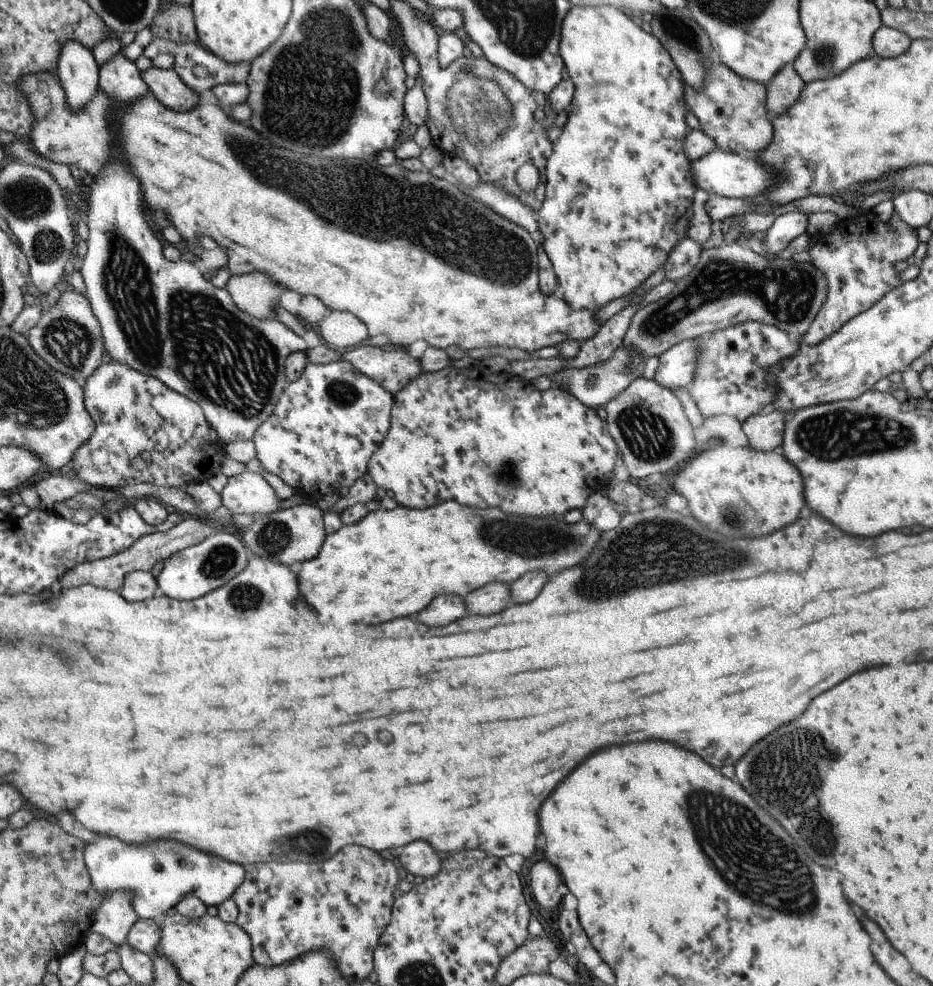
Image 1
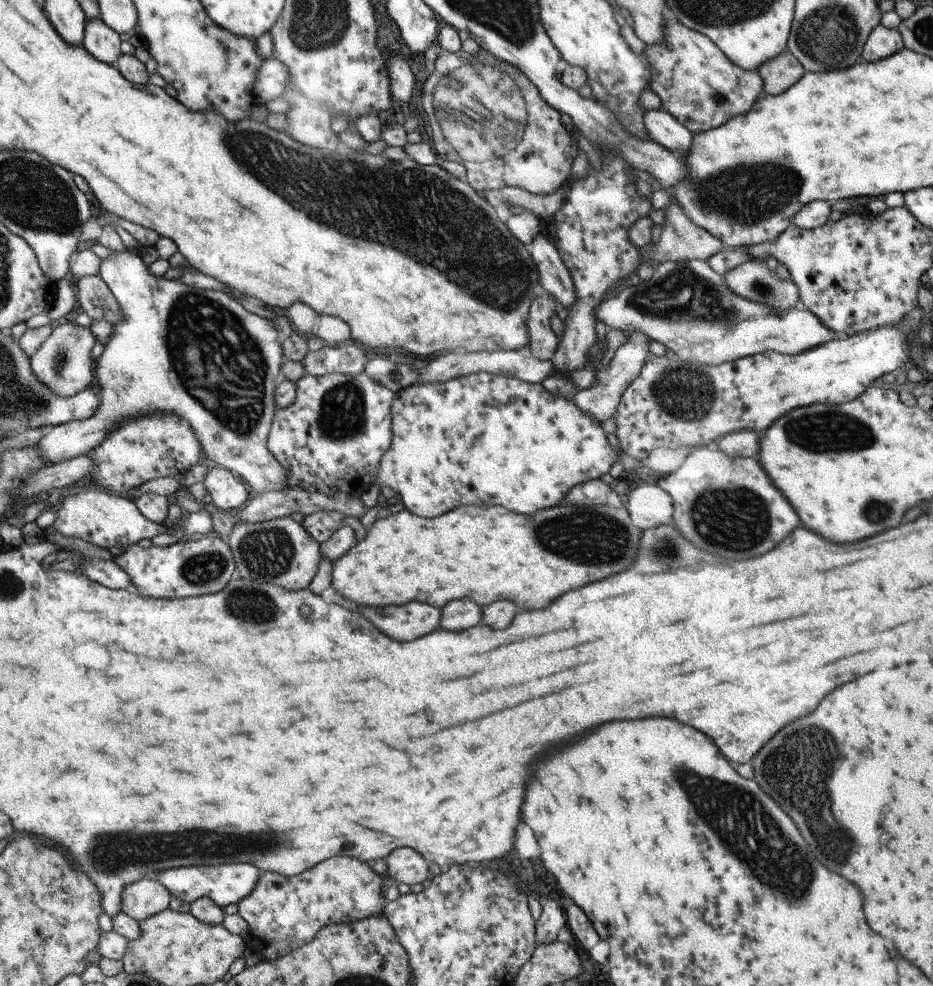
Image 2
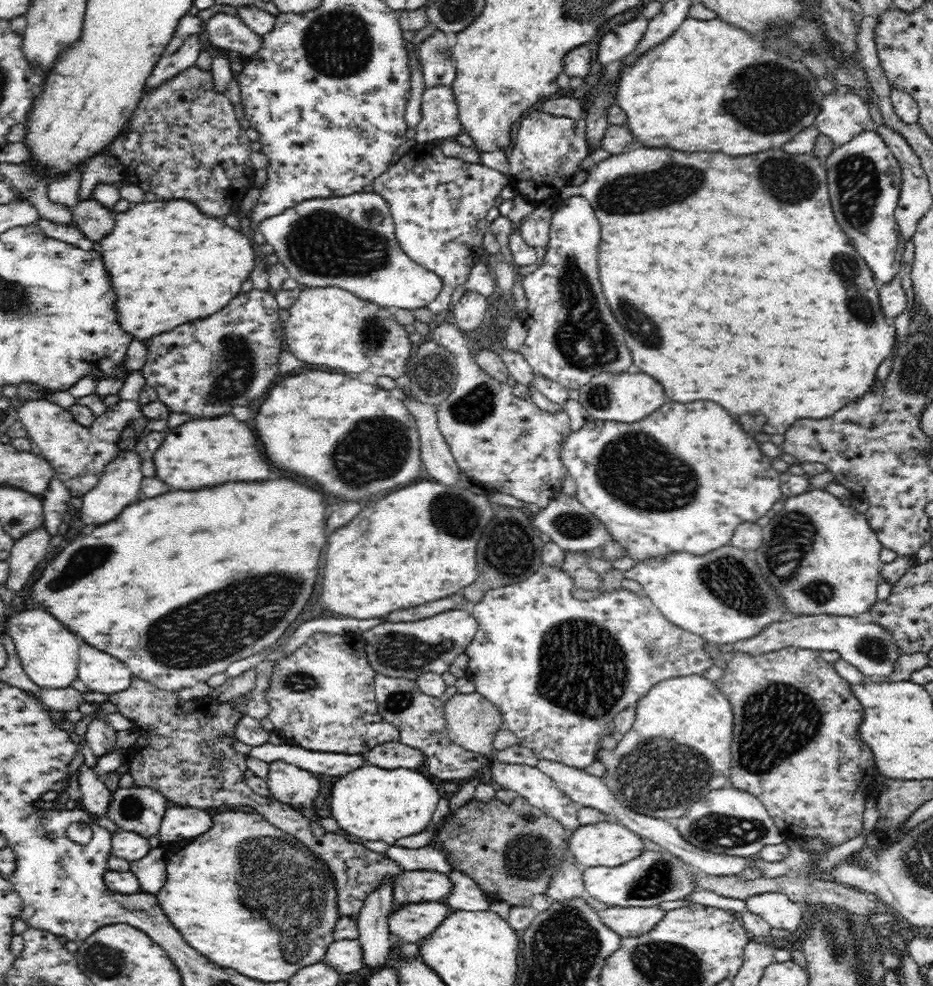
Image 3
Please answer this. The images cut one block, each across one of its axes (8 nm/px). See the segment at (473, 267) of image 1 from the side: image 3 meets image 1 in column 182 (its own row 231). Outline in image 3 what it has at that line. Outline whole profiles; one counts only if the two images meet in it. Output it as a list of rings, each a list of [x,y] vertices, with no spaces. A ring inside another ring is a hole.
[[[186,200],[143,201],[132,206],[124,212],[114,213],[112,233],[100,241],[100,248],[118,296],[116,306],[120,326],[133,337],[146,342],[152,336],[174,330],[184,322],[208,318],[208,314],[214,314],[220,306],[226,306],[240,292],[244,280],[250,278],[258,259],[246,234],[212,216],[200,214],[196,205]]]

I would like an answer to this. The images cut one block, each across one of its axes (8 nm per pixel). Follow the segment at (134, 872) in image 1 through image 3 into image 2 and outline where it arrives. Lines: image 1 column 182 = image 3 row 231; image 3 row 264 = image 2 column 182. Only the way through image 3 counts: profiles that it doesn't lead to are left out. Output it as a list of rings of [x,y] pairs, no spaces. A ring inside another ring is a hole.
[[[219,864],[216,866],[191,866],[168,869],[158,872],[159,881],[169,888],[169,891],[192,904],[195,900],[210,897],[224,909],[230,905],[237,905],[248,895],[252,894],[256,882],[260,882],[260,869],[255,864]]]

